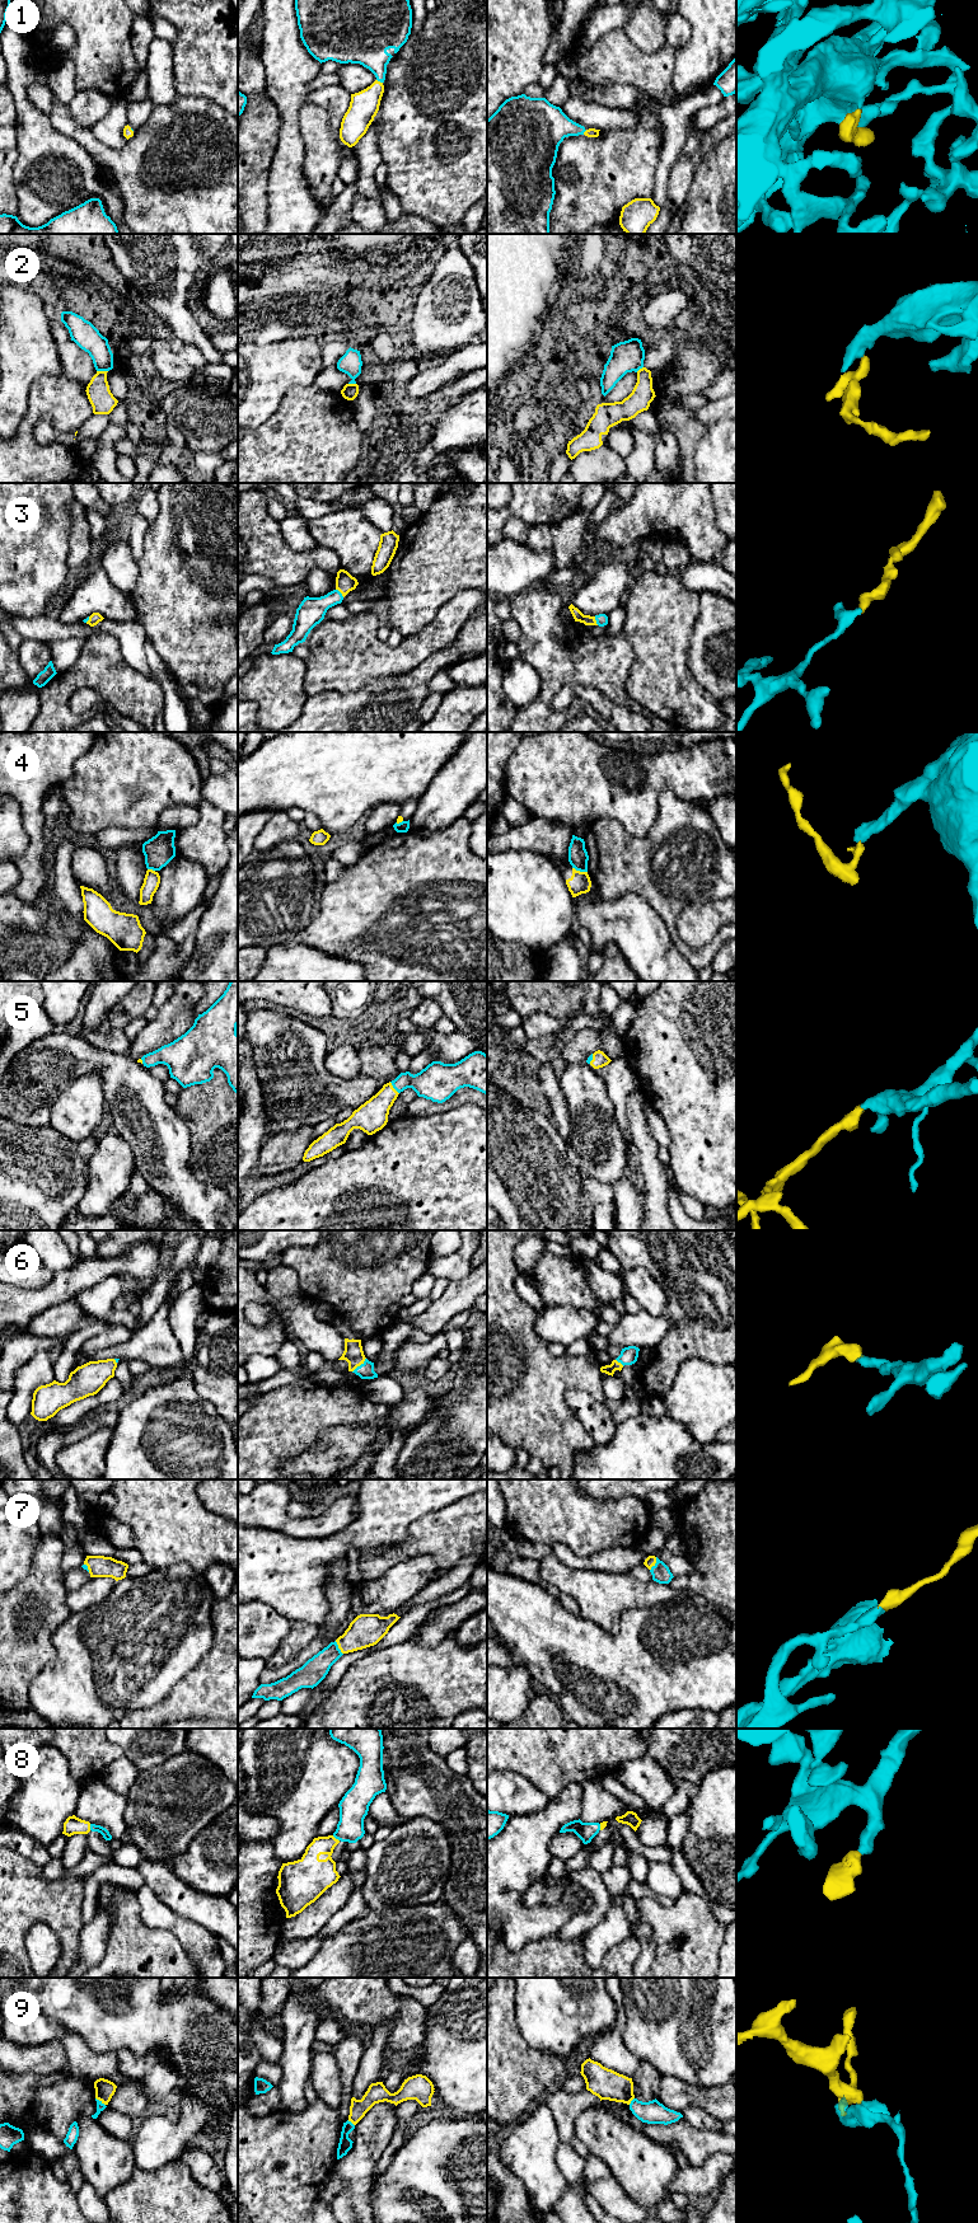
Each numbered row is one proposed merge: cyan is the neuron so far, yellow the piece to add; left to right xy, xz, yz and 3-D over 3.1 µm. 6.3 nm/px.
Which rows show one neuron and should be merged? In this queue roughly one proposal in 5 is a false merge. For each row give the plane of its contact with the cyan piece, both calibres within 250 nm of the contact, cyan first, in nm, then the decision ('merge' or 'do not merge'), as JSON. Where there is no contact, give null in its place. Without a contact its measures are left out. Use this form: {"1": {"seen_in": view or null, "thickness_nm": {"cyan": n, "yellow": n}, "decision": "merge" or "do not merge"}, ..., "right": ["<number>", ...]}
{"1": {"seen_in": "xz", "thickness_nm": {"cyan": 260, "yellow": 190}, "decision": "merge"}, "2": {"seen_in": "xy", "thickness_nm": {"cyan": 160, "yellow": 150}, "decision": "do not merge"}, "3": {"seen_in": "xz", "thickness_nm": {"cyan": 170, "yellow": 120}, "decision": "merge"}, "4": {"seen_in": "yz", "thickness_nm": {"cyan": 130, "yellow": 130}, "decision": "do not merge"}, "5": {"seen_in": "xz", "thickness_nm": {"cyan": 220, "yellow": 200}, "decision": "merge"}, "6": {"seen_in": "xz", "thickness_nm": {"cyan": 100, "yellow": 120}, "decision": "merge"}, "7": {"seen_in": "yz", "thickness_nm": {"cyan": 120, "yellow": 70}, "decision": "merge"}, "8": {"seen_in": "xz", "thickness_nm": {"cyan": 190, "yellow": 190}, "decision": "merge"}, "9": {"seen_in": "xy", "thickness_nm": {"cyan": 50, "yellow": 120}, "decision": "do not merge"}, "right": ["1", "3", "5", "6", "7", "8"]}

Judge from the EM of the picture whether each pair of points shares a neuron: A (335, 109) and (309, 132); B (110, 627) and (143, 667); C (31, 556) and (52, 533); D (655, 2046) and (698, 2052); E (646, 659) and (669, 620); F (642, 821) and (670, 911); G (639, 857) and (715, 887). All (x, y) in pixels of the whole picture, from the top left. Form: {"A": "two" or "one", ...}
{"A": "two", "B": "one", "C": "one", "D": "one", "E": "one", "F": "two", "G": "one"}

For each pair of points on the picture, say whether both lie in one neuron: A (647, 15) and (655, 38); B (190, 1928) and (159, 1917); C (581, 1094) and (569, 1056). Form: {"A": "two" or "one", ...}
{"A": "one", "B": "one", "C": "two"}

